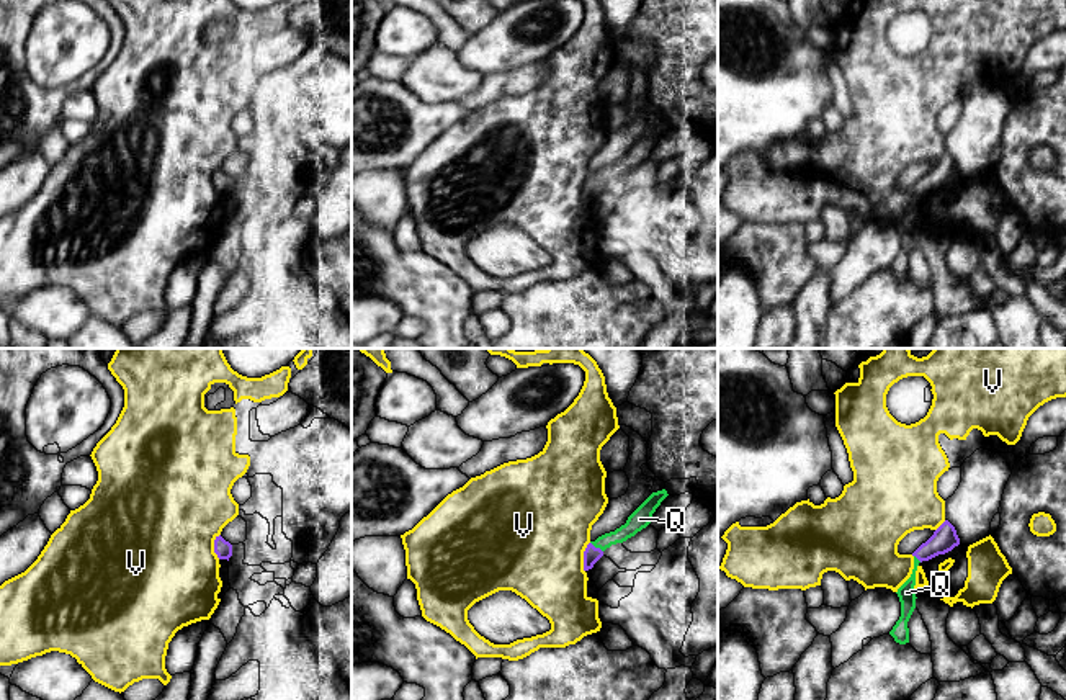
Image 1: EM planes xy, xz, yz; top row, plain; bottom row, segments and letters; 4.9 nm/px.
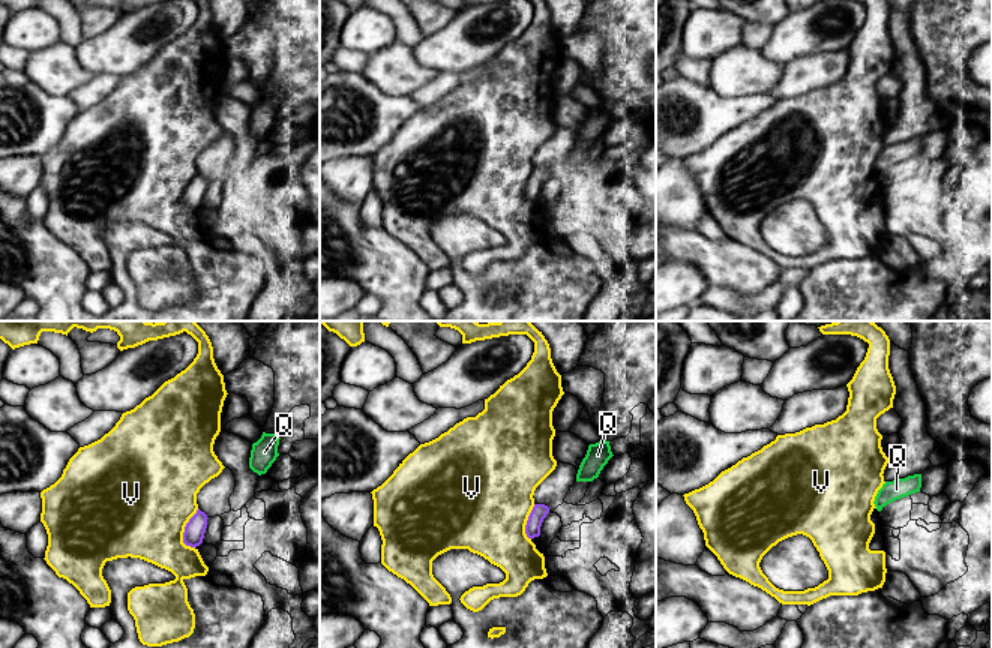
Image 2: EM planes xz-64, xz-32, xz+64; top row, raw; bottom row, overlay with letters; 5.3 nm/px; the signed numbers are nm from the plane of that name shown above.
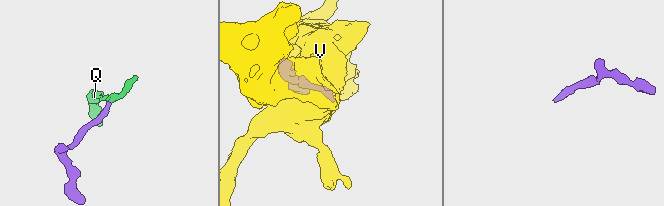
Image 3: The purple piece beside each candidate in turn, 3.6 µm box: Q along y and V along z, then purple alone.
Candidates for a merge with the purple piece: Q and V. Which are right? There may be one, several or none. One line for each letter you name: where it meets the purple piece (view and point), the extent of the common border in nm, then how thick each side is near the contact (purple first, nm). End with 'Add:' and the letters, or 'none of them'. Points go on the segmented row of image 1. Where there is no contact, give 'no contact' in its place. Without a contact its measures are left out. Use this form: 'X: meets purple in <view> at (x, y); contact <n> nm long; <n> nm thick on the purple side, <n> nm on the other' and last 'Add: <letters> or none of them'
Q: meets purple in xz at (597, 548); contact 80 nm long; 80 nm thick on the purple side, 90 nm on the other
Add: Q

